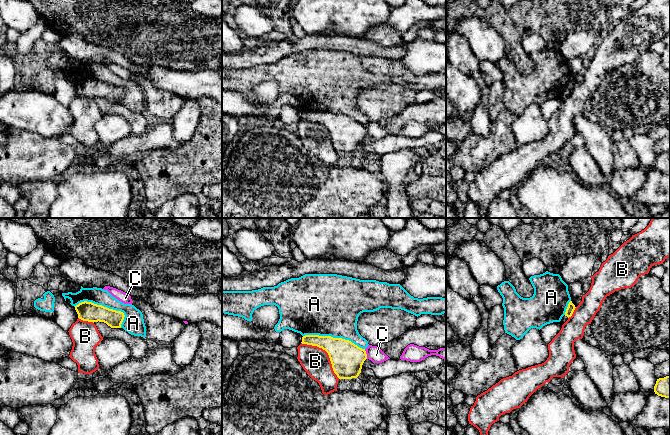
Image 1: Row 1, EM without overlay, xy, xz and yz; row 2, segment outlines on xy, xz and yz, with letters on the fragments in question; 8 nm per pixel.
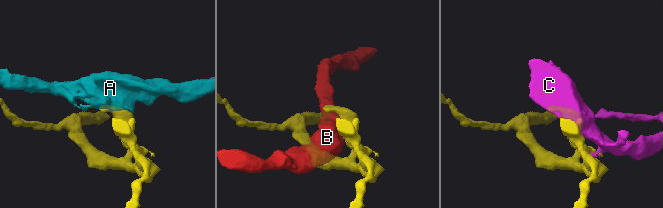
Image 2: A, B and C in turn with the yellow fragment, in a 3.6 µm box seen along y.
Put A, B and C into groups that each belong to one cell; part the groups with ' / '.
A / B / C

